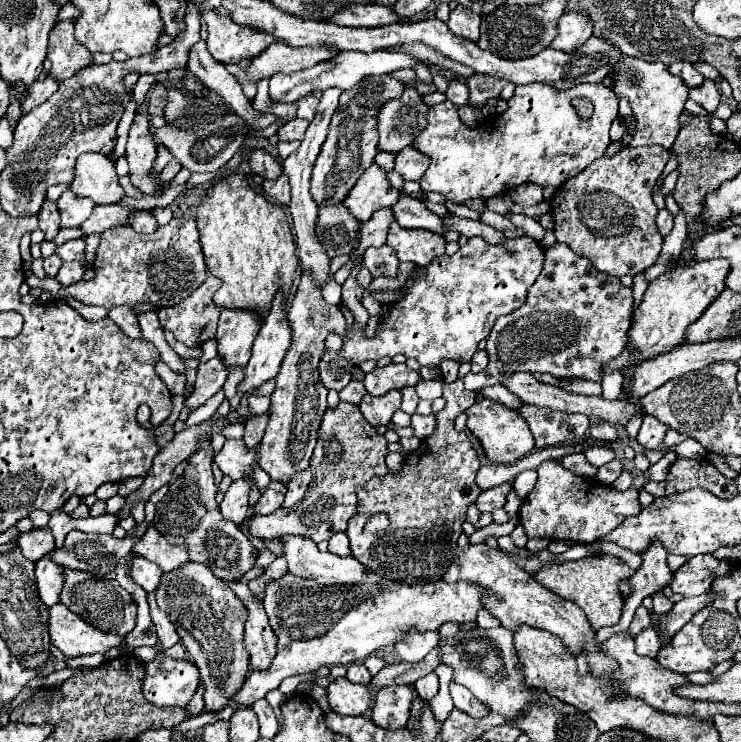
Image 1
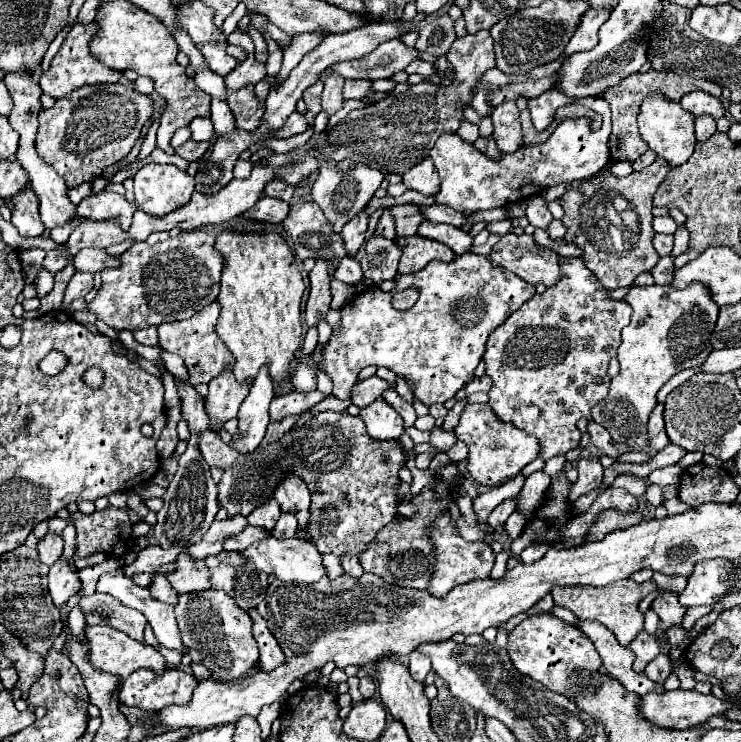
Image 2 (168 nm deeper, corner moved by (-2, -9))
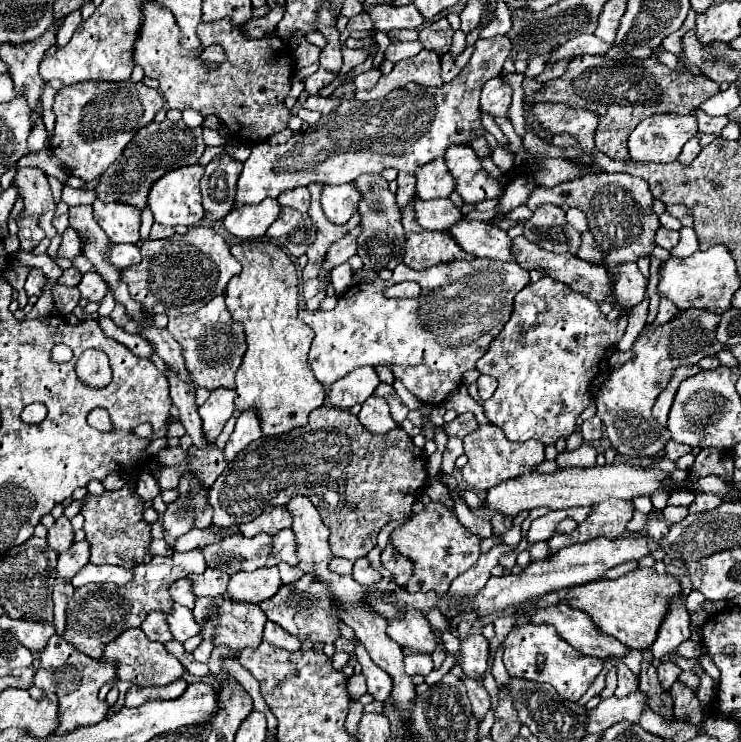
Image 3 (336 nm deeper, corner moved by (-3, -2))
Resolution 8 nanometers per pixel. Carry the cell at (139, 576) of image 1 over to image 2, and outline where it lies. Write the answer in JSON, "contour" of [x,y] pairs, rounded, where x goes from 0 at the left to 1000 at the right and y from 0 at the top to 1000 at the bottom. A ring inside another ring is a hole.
{"contour":[[[217,774],[206,782],[206,787],[201,790],[201,798],[204,798],[206,806],[212,806],[217,811],[225,811],[225,814],[233,814],[233,817],[239,814],[239,806],[242,806],[242,801],[228,787],[228,782],[223,776],[217,776]]]}

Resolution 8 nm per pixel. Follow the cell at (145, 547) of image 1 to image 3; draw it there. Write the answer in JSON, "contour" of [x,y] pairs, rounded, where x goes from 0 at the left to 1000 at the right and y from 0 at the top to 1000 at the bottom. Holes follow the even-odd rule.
{"contour":[[[278,767],[270,775],[254,775],[254,783],[259,786],[262,802],[302,802],[308,775],[297,767]]]}

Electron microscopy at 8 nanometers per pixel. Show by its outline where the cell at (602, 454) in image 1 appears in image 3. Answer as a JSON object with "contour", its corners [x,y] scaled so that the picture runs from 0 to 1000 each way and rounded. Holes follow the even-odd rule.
{"contour":[[[783,600],[775,608],[761,608],[750,616],[753,629],[802,629],[804,605],[799,600]]]}

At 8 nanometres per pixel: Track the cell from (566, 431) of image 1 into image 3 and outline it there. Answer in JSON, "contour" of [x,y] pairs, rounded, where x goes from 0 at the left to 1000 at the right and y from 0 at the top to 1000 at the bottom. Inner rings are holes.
{"contour":[[[734,379],[710,384],[694,400],[694,419],[688,433],[664,457],[656,478],[642,489],[648,503],[656,503],[672,513],[672,524],[667,532],[653,540],[656,562],[677,575],[688,594],[713,594],[726,592],[734,600],[748,600],[756,589],[767,592],[775,584],[777,565],[783,557],[804,540],[812,516],[823,508],[823,478],[831,473],[842,446],[845,446],[845,427],[837,425],[831,433],[821,433],[818,425],[810,419],[810,411],[796,406],[788,395],[769,389],[756,379]]]}

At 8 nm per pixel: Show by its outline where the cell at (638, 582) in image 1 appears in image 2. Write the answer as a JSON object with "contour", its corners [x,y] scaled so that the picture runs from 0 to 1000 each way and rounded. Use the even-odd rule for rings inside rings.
{"contour":[[[892,798],[884,806],[884,811],[879,814],[879,819],[889,830],[889,846],[887,846],[887,854],[884,854],[887,865],[895,865],[897,852],[906,844],[916,844],[924,833],[924,825],[927,825],[927,819],[916,811],[915,801],[911,801],[911,798]]]}

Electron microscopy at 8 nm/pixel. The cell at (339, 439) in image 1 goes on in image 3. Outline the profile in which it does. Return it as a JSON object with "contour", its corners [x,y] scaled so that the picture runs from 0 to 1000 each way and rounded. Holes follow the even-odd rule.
{"contour":[[[429,549],[418,557],[416,573],[394,578],[391,584],[381,584],[372,589],[351,589],[348,594],[337,597],[329,608],[318,613],[316,621],[308,624],[302,637],[294,643],[294,648],[283,659],[283,681],[289,686],[289,708],[283,713],[259,713],[256,718],[238,726],[235,743],[259,743],[262,737],[283,735],[286,729],[297,729],[308,721],[316,710],[316,705],[332,705],[354,686],[370,683],[370,681],[386,681],[386,675],[397,664],[413,667],[424,683],[429,686],[437,708],[445,713],[443,735],[445,743],[453,751],[467,751],[472,756],[480,756],[483,751],[491,751],[499,745],[499,740],[507,735],[510,716],[529,699],[548,699],[556,694],[556,681],[564,673],[570,656],[575,654],[575,613],[570,605],[564,605],[553,586],[545,584],[543,575],[534,575],[526,586],[510,589],[505,584],[497,584],[494,575],[489,575],[486,565],[475,559],[467,551],[453,549]]]}

